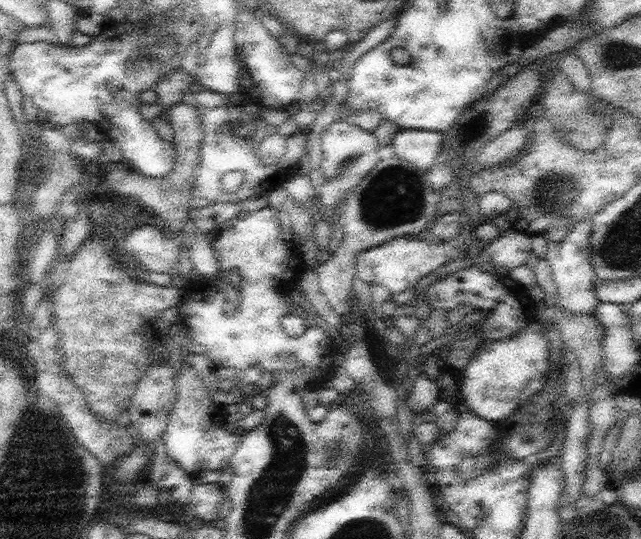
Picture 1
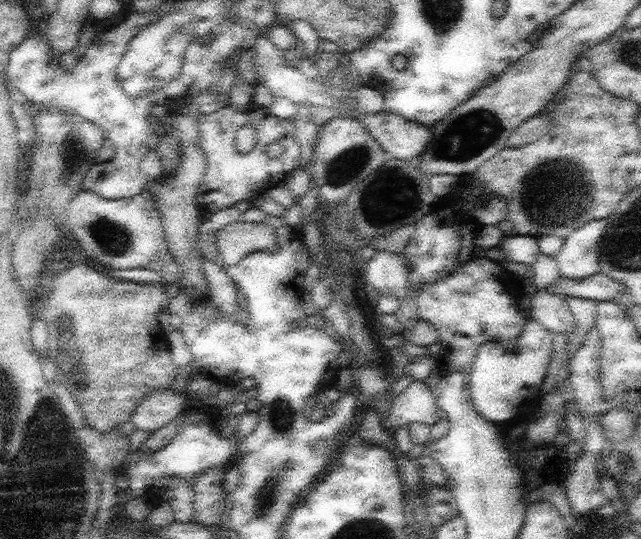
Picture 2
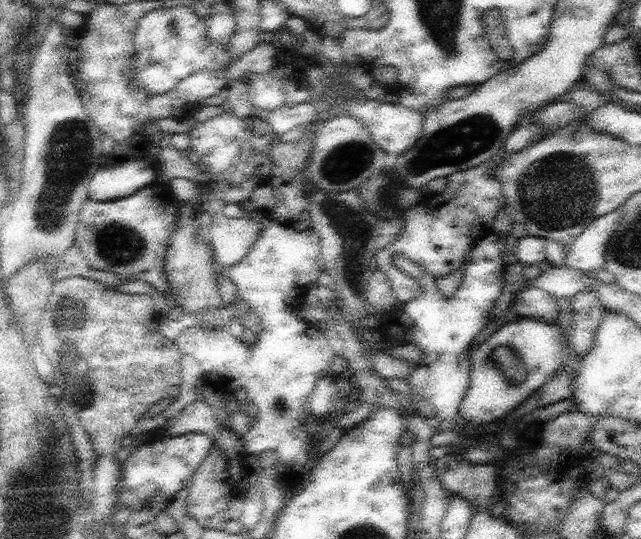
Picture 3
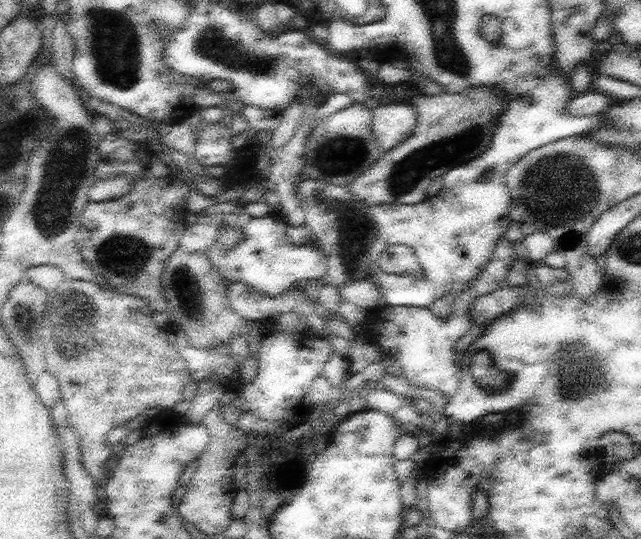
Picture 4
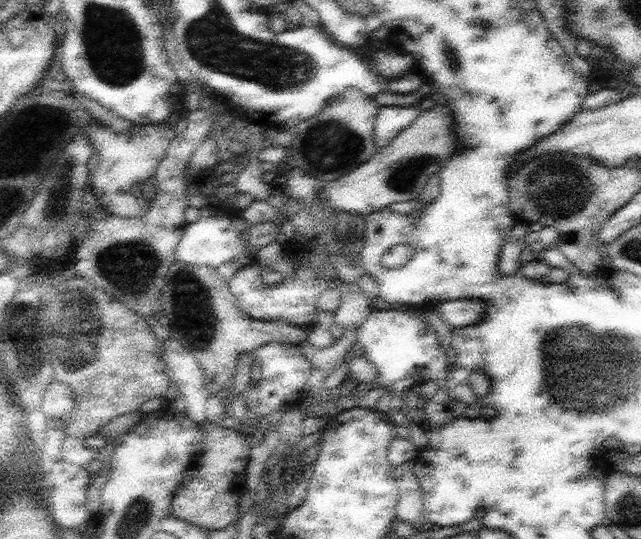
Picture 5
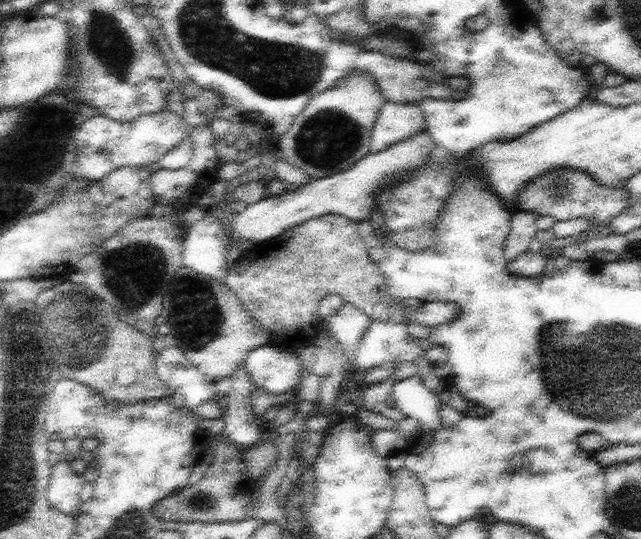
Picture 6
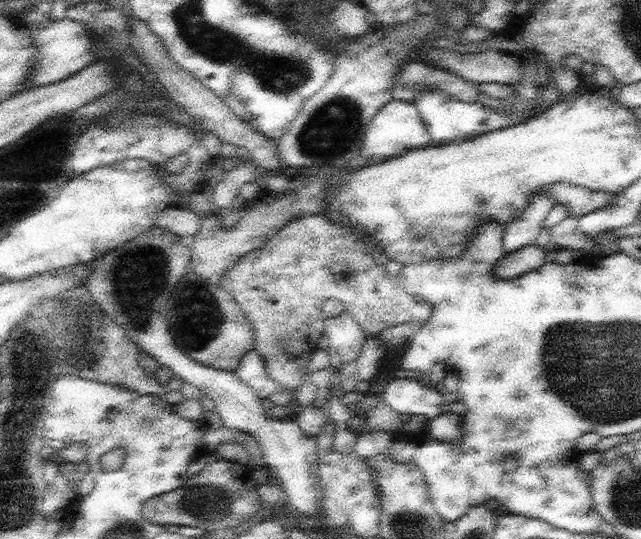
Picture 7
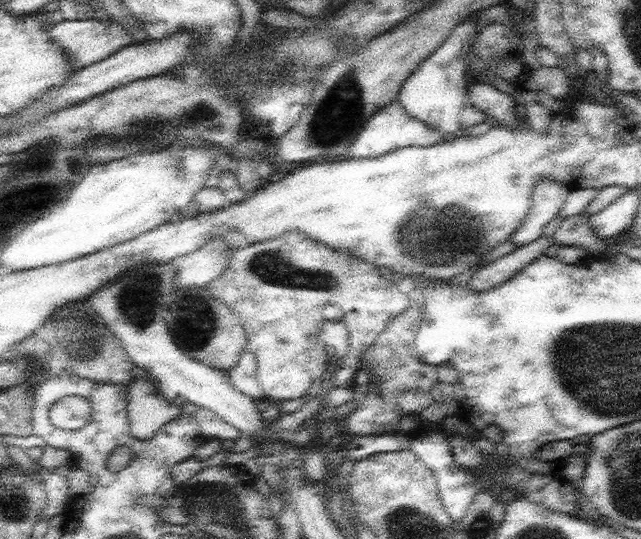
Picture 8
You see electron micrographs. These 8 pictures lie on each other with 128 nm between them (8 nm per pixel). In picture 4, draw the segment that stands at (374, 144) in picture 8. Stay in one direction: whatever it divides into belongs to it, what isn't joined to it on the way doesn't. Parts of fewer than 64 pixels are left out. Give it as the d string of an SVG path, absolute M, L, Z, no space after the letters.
M410 102L380 104L372 109L375 139L385 152L402 144L416 128L418 111Z

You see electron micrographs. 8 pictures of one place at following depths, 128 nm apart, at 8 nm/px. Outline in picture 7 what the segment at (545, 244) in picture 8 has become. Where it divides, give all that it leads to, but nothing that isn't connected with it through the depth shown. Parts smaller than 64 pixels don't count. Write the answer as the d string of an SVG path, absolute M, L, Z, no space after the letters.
M536 244L526 246L517 252L506 253L495 265L495 278L511 280L526 275L545 264L545 253L546 249L539 248Z

